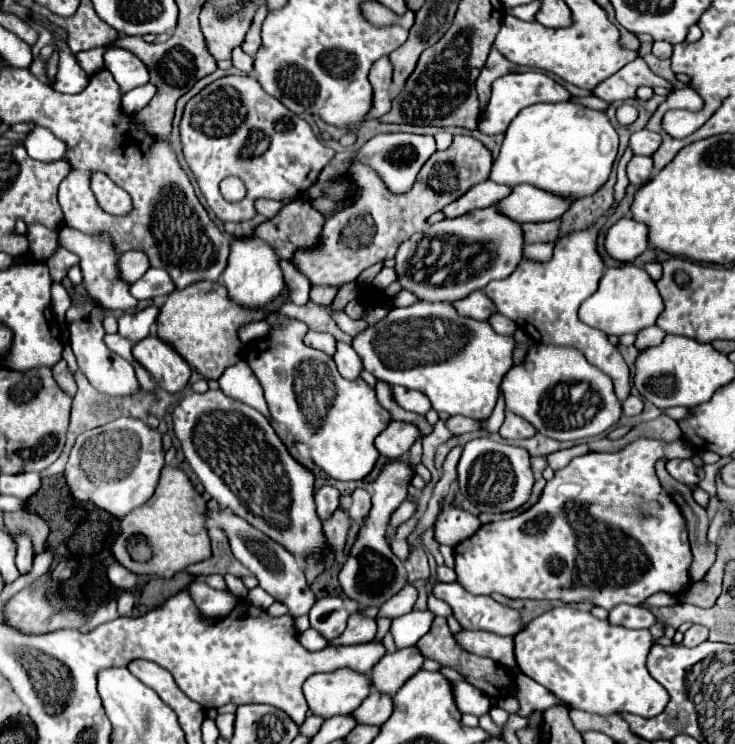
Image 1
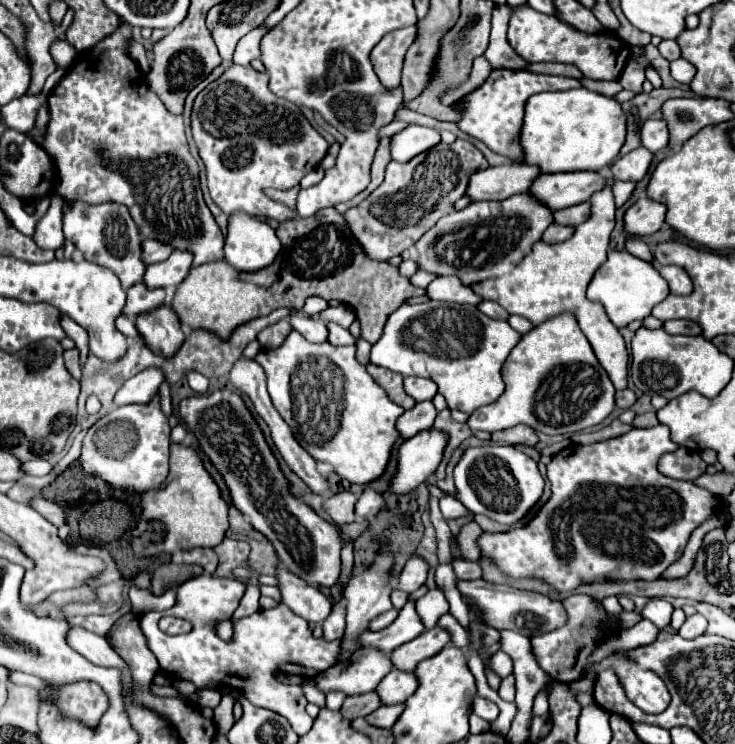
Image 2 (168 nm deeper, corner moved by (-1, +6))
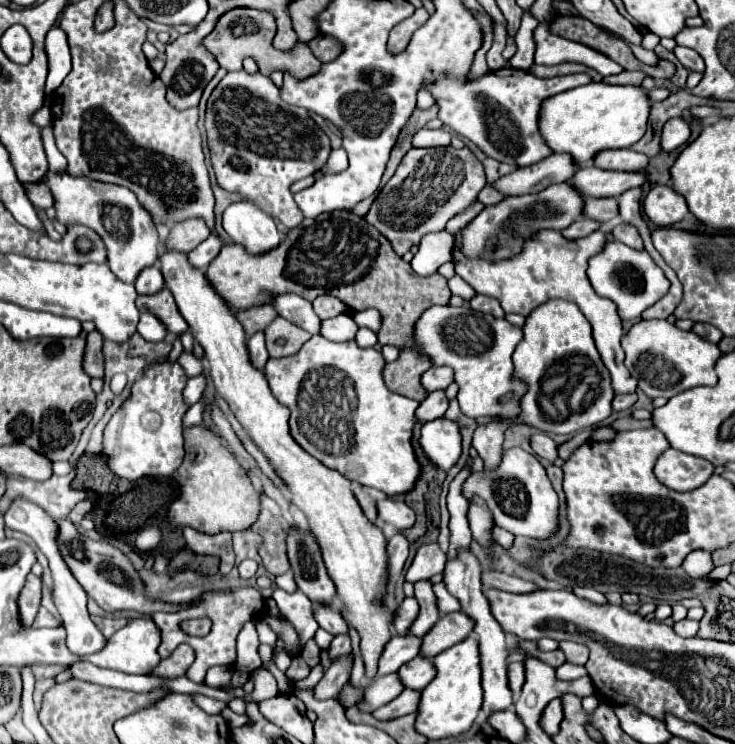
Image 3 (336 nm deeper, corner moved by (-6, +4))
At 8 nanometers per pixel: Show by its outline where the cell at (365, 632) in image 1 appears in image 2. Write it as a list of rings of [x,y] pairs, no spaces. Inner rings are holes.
[[[391,609],[391,611],[387,611],[387,613],[383,613],[383,615],[379,615],[379,617],[375,617],[375,621],[371,621],[371,631],[381,631],[381,629],[385,629],[385,627],[389,627],[395,619],[397,619],[397,615],[399,615],[399,609]]]

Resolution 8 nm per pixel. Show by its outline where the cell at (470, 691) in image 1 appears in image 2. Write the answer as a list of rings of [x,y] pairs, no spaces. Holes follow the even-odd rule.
[[[475,697],[473,701],[473,713],[477,713],[481,719],[485,721],[495,721],[497,715],[499,715],[499,707],[487,699],[481,699],[481,697]]]

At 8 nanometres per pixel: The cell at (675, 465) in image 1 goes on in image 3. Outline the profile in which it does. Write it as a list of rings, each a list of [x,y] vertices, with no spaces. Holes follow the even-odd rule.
[[[668,449],[656,461],[654,473],[666,487],[674,491],[692,491],[710,479],[714,465],[702,457]]]

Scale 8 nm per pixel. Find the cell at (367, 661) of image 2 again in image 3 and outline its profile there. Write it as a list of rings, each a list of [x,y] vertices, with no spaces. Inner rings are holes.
[[[394,635],[382,655],[380,655],[380,661],[378,661],[378,677],[382,675],[390,675],[390,673],[396,673],[404,663],[408,663],[410,659],[414,659],[418,655],[418,649],[420,649],[420,639],[416,637],[398,637]]]

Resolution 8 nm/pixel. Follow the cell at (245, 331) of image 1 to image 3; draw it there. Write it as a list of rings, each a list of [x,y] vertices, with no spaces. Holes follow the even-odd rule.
[[[366,309],[366,311],[356,311],[352,315],[352,319],[356,321],[358,327],[368,327],[372,331],[380,329],[380,313],[376,309]]]

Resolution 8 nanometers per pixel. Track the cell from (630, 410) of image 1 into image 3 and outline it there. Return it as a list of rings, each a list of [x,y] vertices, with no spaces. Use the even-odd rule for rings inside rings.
[[[636,393],[616,395],[612,401],[612,407],[614,407],[614,411],[628,411],[628,409],[632,409],[634,403],[636,403]]]

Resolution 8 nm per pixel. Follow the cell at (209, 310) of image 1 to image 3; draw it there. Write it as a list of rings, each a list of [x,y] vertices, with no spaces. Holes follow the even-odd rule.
[[[332,211],[326,215],[320,215],[316,219],[304,219],[302,225],[294,227],[288,231],[286,239],[272,251],[272,255],[260,255],[260,259],[252,259],[252,255],[244,255],[236,243],[228,243],[222,247],[218,257],[208,265],[206,269],[208,283],[212,289],[226,301],[226,305],[238,313],[244,309],[252,309],[258,305],[270,305],[278,293],[296,293],[304,297],[306,301],[314,301],[318,295],[334,295],[342,303],[346,303],[354,311],[364,311],[364,309],[378,309],[382,315],[382,327],[378,331],[378,343],[380,345],[398,345],[404,347],[402,357],[400,357],[400,369],[384,369],[384,383],[390,387],[390,391],[400,393],[408,399],[414,399],[422,403],[426,399],[426,391],[420,385],[420,375],[430,369],[428,359],[418,357],[412,349],[412,323],[422,315],[432,305],[446,305],[450,299],[450,291],[446,285],[446,279],[442,275],[430,275],[430,277],[420,277],[412,271],[408,263],[404,263],[402,257],[398,257],[390,243],[372,227],[364,221],[364,217],[354,215],[352,211]]]

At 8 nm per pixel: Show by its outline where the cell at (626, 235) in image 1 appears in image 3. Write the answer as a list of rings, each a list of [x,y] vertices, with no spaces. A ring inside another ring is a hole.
[[[658,185],[644,199],[644,213],[656,227],[670,227],[688,215],[688,207],[682,195],[676,195],[672,187]]]

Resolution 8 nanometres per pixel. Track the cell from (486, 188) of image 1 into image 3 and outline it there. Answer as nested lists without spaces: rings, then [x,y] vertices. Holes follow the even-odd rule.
[[[550,155],[530,167],[520,167],[514,173],[508,173],[492,183],[496,191],[500,191],[506,197],[516,195],[528,195],[538,193],[554,183],[570,181],[578,167],[572,165],[572,159],[568,155]]]

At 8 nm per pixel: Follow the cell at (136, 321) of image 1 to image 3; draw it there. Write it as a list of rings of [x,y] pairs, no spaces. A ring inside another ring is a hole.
[[[148,267],[138,275],[134,285],[136,285],[138,295],[154,295],[164,289],[164,277],[160,275],[156,267]]]

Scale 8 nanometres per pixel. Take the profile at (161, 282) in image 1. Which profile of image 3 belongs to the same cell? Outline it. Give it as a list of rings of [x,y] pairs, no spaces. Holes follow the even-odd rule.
[[[210,235],[206,241],[202,241],[196,249],[192,249],[186,257],[188,257],[188,263],[194,267],[194,269],[200,269],[200,271],[206,271],[208,263],[220,253],[224,241],[216,235]]]

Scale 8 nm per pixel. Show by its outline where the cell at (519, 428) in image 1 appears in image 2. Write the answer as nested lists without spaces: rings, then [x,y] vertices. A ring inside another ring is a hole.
[[[517,425],[513,429],[493,433],[491,441],[495,441],[495,443],[521,443],[521,445],[527,445],[527,447],[535,447],[539,439],[537,439],[537,433],[531,427]]]

